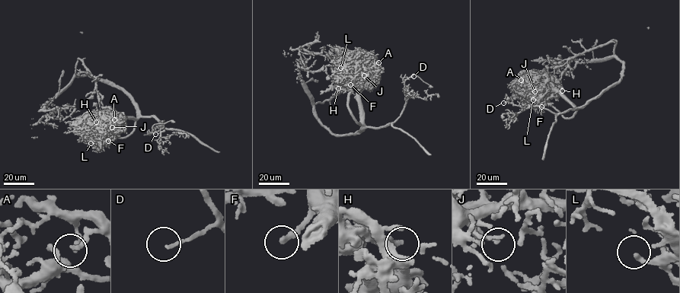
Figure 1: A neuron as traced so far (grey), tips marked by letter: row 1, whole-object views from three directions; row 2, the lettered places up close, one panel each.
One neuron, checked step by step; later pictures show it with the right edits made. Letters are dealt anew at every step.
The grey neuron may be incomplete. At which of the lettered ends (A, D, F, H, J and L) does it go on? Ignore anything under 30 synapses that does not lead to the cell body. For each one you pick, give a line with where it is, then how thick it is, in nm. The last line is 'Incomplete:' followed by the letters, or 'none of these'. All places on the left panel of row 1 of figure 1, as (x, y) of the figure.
F: at (108, 141); 240 nm thick
L: at (90, 143); 200 nm thick
Incomplete: F, L

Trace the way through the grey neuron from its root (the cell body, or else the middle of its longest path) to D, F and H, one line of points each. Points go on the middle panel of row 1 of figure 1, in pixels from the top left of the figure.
D: (338, 135), (355, 135), (367, 127), (384, 127), (392, 122), (400, 116), (404, 106), (404, 81), (413, 76)
F: (338, 135), (354, 135), (361, 128), (349, 106), (350, 84)
H: (338, 135), (355, 135), (362, 123), (359, 87), (346, 83), (338, 84), (338, 88)

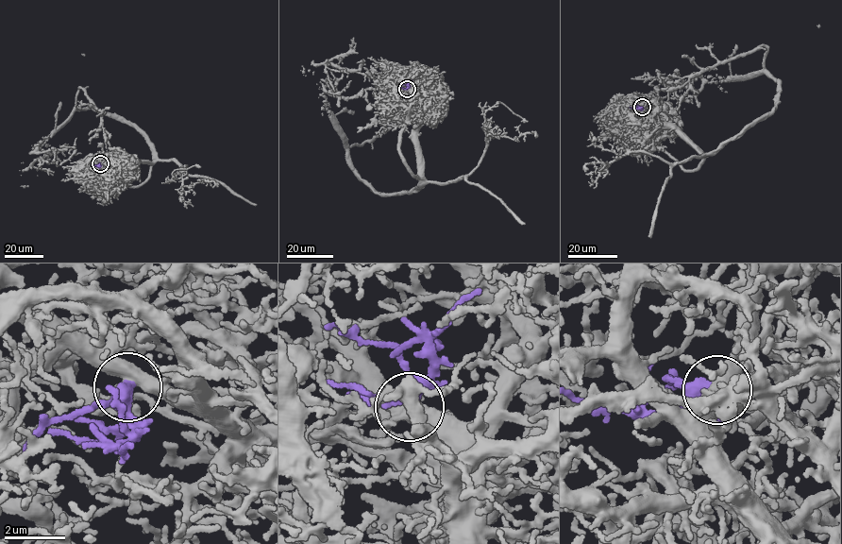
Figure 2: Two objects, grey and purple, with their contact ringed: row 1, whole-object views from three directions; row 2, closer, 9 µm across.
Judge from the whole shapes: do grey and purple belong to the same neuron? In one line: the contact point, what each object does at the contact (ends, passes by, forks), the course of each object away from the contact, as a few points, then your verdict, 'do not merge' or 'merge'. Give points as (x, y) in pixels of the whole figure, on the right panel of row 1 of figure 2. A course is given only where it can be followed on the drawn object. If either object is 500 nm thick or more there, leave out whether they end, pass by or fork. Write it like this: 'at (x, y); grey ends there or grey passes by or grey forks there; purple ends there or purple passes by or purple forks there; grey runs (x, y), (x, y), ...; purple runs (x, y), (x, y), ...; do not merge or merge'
at (642, 107); grey runs (643, 107), (711, 154), (775, 110), (778, 82), (732, 76), (679, 103), (671, 89), (683, 100), (671, 110); purple runs (643, 107), (630, 107); merge

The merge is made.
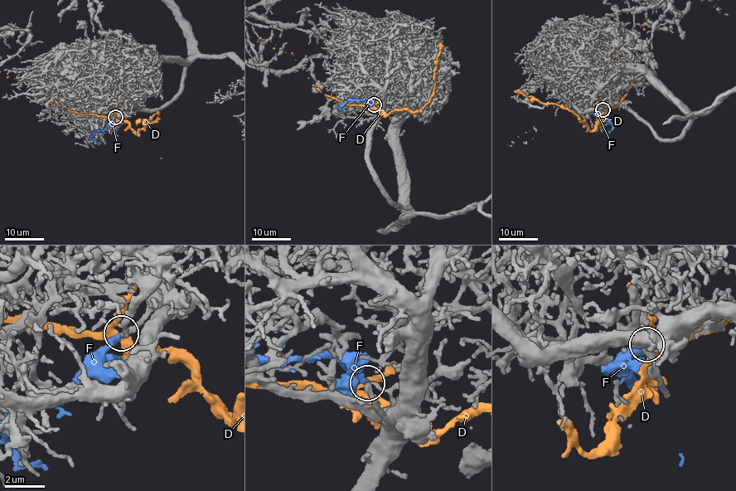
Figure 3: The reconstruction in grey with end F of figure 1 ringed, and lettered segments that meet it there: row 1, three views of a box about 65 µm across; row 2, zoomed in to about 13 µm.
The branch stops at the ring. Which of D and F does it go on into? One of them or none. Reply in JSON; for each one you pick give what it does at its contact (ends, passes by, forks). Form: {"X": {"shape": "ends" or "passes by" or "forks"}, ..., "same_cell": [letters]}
{"F": {"shape": "ends"}, "same_cell": ["F"]}

